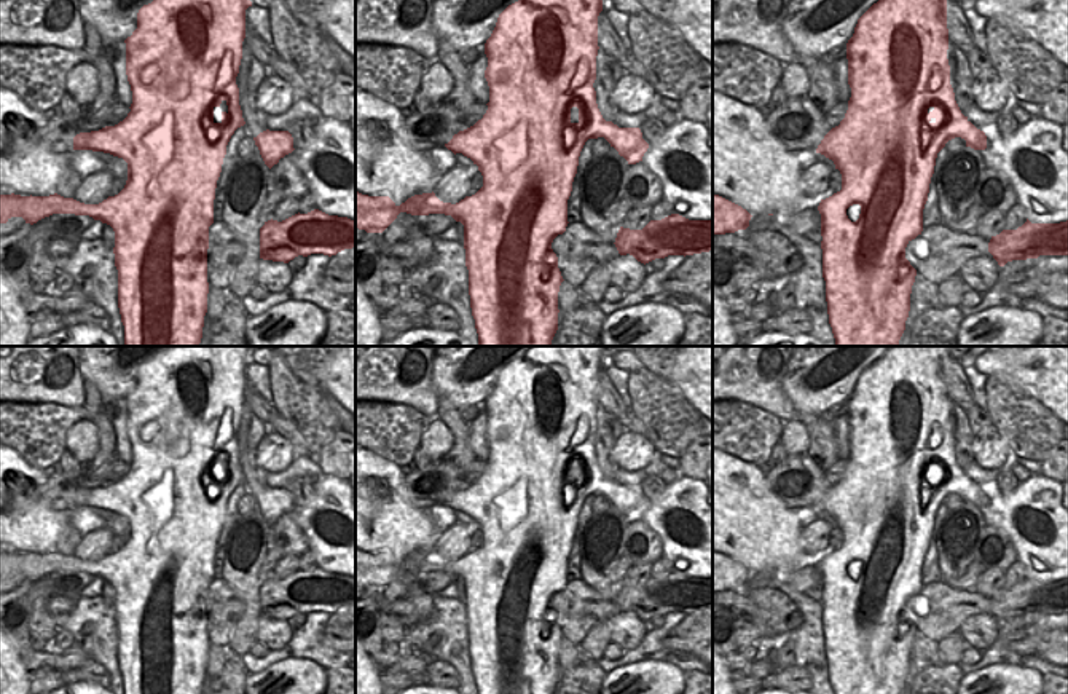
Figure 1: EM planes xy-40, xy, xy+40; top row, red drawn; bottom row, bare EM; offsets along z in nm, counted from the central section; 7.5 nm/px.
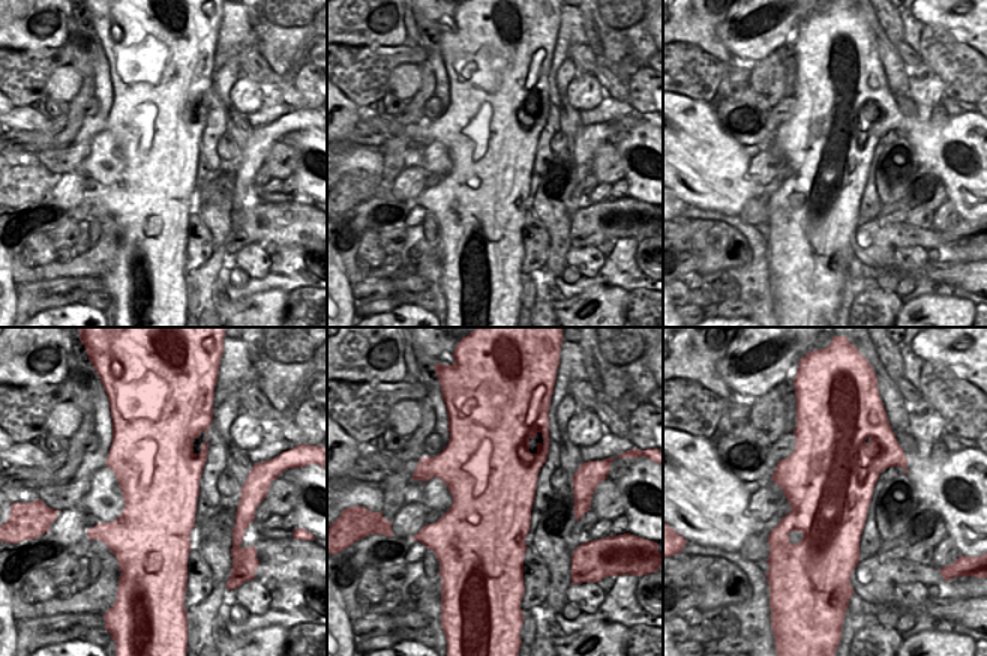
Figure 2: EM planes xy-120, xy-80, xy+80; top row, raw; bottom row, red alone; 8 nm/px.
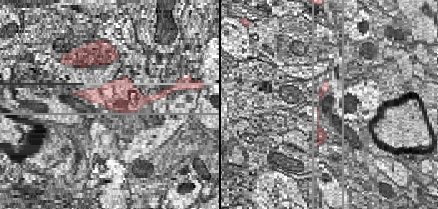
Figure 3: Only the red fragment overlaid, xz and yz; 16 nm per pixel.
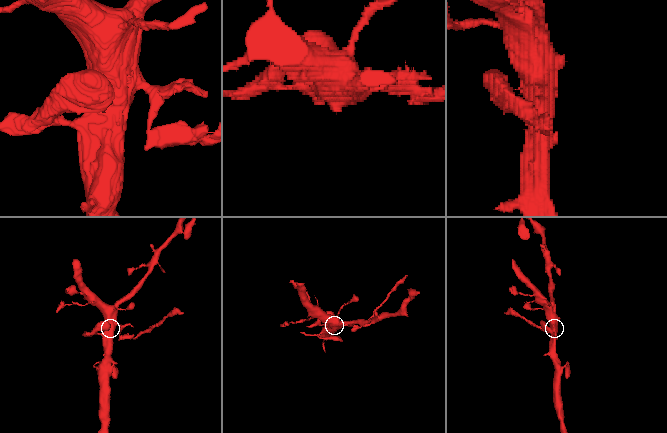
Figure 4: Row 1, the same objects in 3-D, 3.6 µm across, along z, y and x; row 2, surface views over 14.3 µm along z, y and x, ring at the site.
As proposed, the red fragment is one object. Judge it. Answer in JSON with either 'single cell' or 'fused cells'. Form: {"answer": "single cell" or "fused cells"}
{"answer": "fused cells"}

